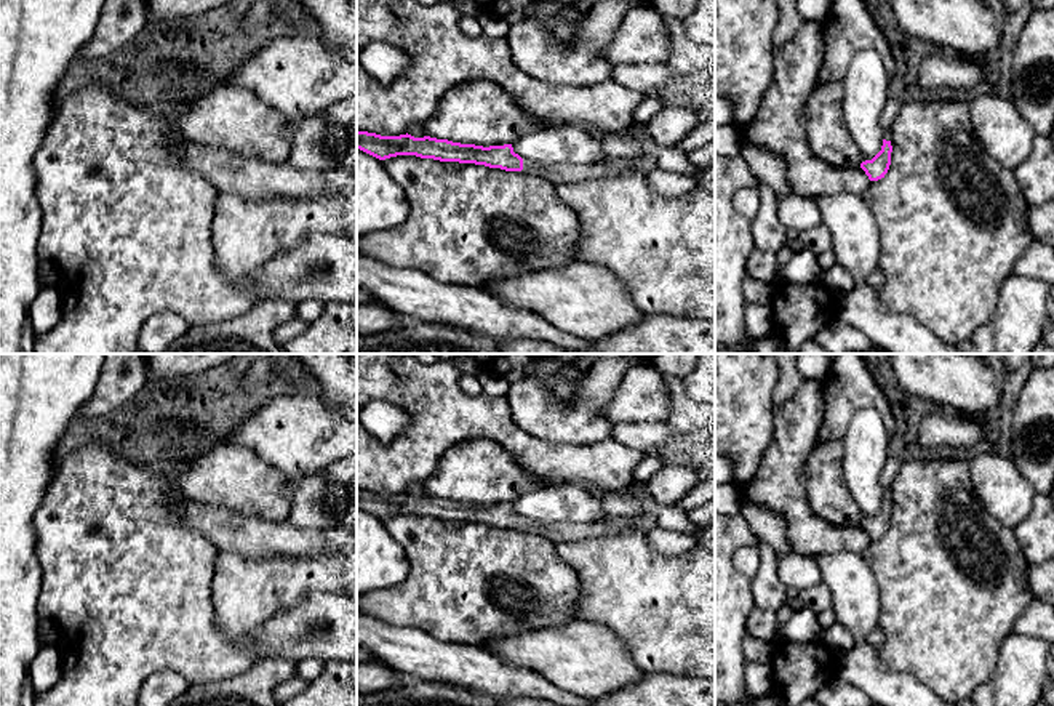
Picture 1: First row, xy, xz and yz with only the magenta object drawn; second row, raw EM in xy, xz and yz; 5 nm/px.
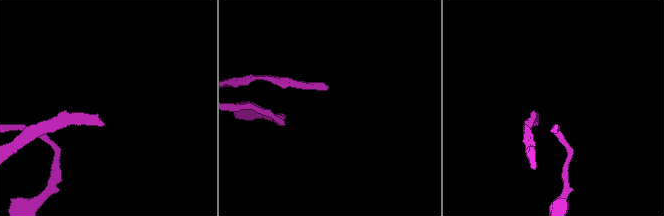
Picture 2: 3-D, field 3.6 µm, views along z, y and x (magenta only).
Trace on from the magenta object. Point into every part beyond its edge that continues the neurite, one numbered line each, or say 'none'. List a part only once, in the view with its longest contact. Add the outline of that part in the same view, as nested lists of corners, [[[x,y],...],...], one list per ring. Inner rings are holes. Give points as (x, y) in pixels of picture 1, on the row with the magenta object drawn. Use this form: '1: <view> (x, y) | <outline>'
1: xz (557, 173) | [[[523,158],[521,173],[545,178],[558,186],[563,183],[576,183],[576,181],[585,181],[585,179],[617,178],[617,176],[624,174],[625,171],[635,171],[635,170],[638,170],[638,166],[635,166],[635,165],[629,165],[624,170],[616,170],[616,168],[606,166],[603,163],[597,163],[597,165],[569,165],[569,163],[544,165],[539,162]]]

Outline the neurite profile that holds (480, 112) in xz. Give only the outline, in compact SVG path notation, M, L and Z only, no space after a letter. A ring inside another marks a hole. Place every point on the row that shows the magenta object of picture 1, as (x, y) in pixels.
M475 80L449 90L422 128L430 138L489 147L513 144L520 136L547 130L547 125L536 122L531 112L515 102L499 85Z

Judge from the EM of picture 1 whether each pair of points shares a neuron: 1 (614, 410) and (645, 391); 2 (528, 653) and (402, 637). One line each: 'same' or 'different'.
1: same
2: different

